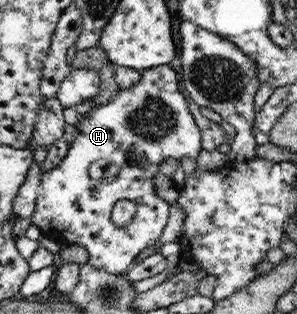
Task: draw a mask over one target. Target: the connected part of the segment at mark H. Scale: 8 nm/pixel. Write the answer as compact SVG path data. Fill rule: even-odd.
M168 64L142 71L138 83L130 88L120 89L107 104L88 111L86 117L75 127L78 135L70 144L67 158L64 158L60 166L41 176L36 208L31 216L33 225L42 230L43 237L63 244L80 244L90 255L88 264L96 269L113 275L128 272L140 252L162 237L169 220L171 203L156 193L154 184L154 176L160 170L158 164L168 158L178 161L180 158L196 159L202 150L200 128L194 122L188 110L188 102L178 88L176 72ZM122 199L138 205L134 221L129 225L132 229L122 229L112 223L112 209Z

